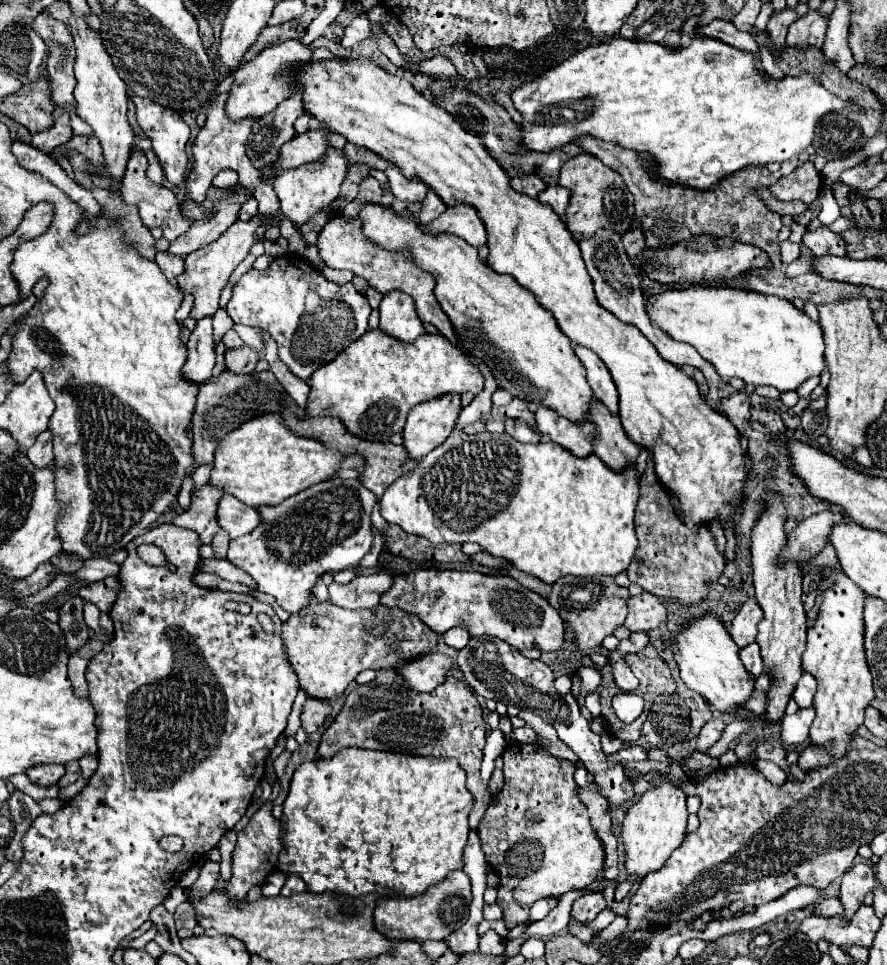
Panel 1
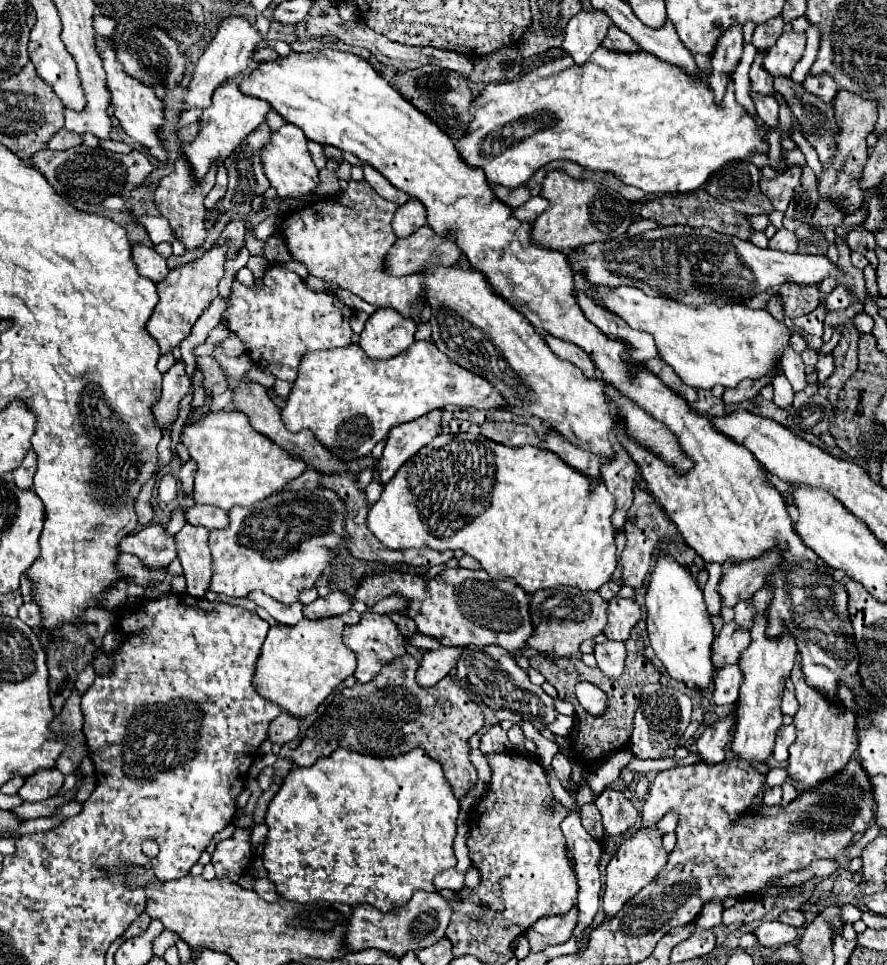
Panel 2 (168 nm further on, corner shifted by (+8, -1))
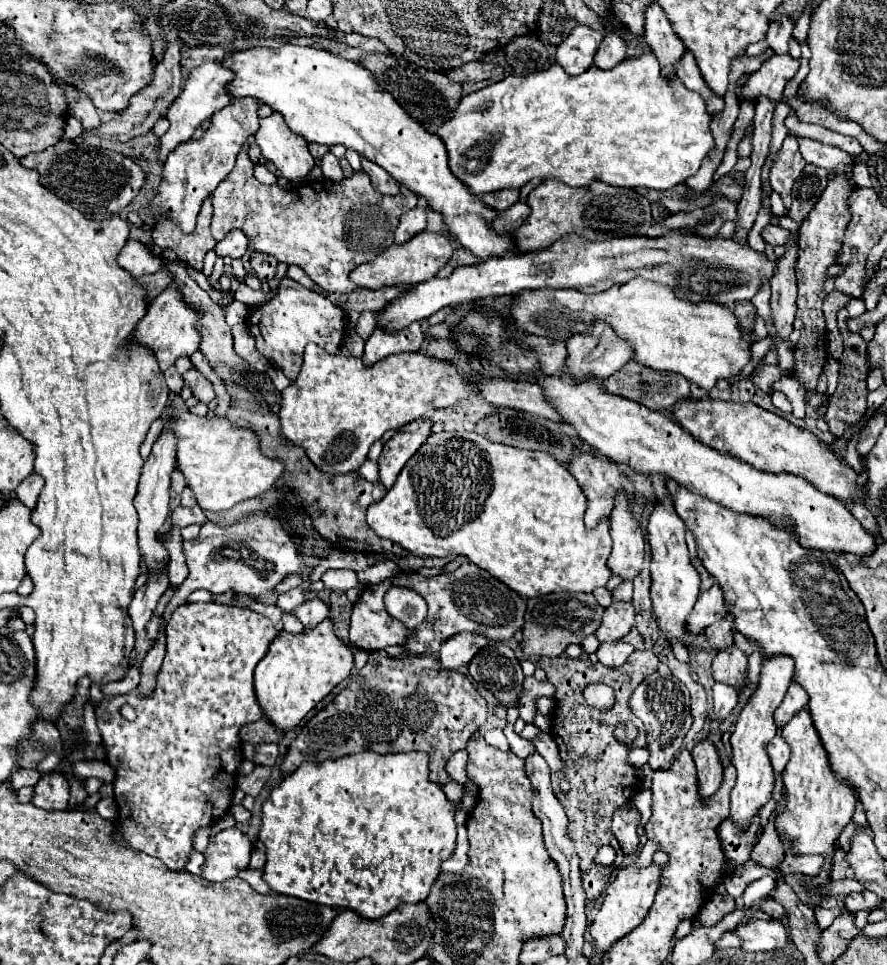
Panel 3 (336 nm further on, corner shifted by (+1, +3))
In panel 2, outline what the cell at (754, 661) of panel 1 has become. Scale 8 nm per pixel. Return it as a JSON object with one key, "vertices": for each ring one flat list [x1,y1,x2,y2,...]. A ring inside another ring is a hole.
{"vertices":[[725,665,721,671,717,671,713,701,717,705,735,703,737,697,739,697,741,683,743,683,743,671,741,671,741,667,739,665]]}

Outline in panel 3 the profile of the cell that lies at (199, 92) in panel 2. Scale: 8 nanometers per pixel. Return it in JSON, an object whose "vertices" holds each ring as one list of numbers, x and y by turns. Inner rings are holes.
{"vertices":[[212,61,212,63,204,63,200,67,196,67,190,77,184,83,184,89,180,93,180,97,172,103,172,107,168,109,166,119,170,121,168,131,160,137,160,151,158,151,158,163,164,165,166,157,170,151,174,151,180,143,186,143,192,139,194,131,208,121,216,111,224,109,230,103,228,93,224,93,224,85,228,85,228,81,232,81,232,71,224,69,220,65,220,61]]}

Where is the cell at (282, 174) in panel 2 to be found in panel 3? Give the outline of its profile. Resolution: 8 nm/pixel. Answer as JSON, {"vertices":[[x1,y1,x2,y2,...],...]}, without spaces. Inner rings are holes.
{"vertices":[[280,113,260,119,256,143,262,149,262,155,272,161,288,181,304,179,314,167,314,157,308,151,308,143,284,125]]}

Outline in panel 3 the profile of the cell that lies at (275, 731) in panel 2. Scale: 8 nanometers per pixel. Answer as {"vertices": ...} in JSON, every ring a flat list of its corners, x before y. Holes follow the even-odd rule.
{"vertices":[[260,719,260,721,254,721,254,723,248,723,240,729,240,739,242,741,248,741,248,743,278,743,282,741,284,733,282,731,276,731,274,725,268,723,268,719]]}

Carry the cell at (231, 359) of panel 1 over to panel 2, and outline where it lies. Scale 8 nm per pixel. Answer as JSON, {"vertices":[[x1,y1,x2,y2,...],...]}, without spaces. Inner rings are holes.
{"vertices":[[211,355,209,357,201,357,201,359,197,359,197,365,201,367,201,371,205,375,203,387,205,387,205,391,209,395,219,395,219,393,227,391,227,387,229,387,227,375,221,369,221,365,215,361,215,357,211,357]]}

